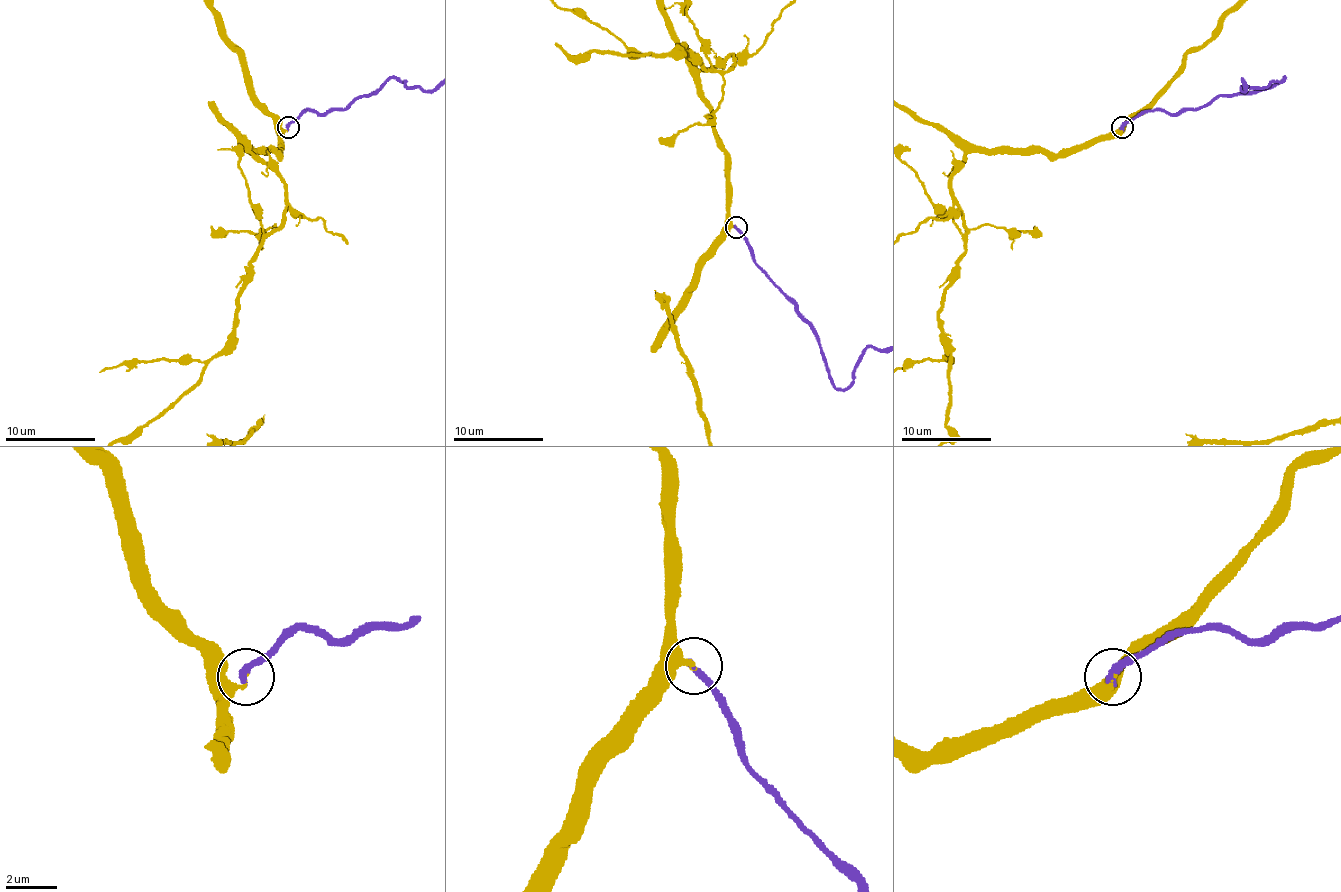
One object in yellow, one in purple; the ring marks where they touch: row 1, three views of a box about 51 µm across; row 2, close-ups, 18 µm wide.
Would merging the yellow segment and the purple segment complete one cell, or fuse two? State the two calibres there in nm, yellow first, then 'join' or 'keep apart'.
calibres 200 and 280 nm; join

